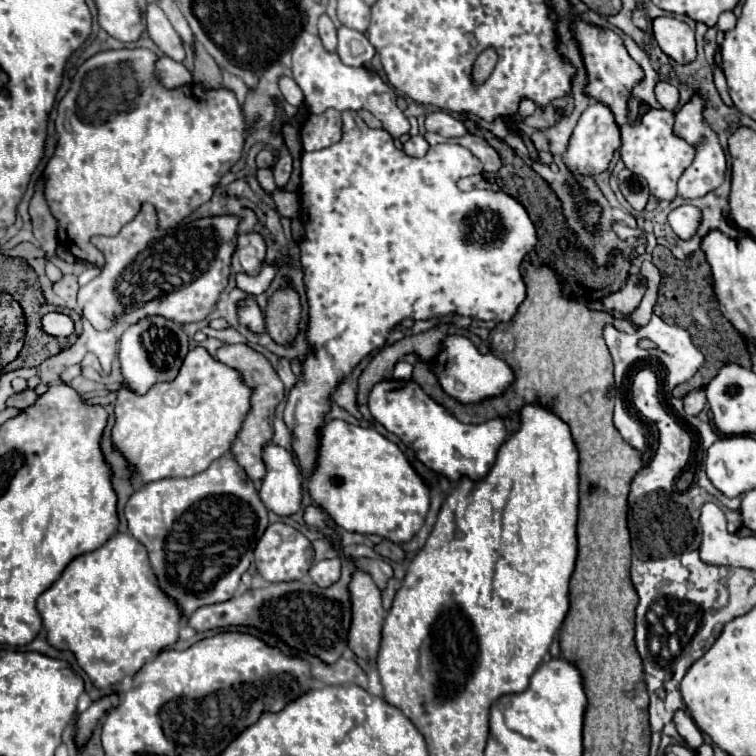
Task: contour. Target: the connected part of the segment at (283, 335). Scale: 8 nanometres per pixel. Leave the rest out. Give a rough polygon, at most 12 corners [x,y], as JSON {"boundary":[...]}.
{"boundary":[[276,292],[266,308],[270,336],[288,344],[300,320],[298,294]]}

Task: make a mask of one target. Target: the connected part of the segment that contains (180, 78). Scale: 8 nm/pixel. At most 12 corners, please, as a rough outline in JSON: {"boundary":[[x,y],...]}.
{"boundary":[[164,56],[156,60],[156,80],[164,88],[186,86],[192,74]]}

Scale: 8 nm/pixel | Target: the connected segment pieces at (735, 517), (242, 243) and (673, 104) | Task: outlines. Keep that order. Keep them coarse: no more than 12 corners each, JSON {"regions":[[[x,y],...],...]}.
{"regions":[[[722,506],[728,518],[728,530],[738,532],[742,526],[740,510],[730,510]],[[238,236],[232,272],[258,274],[264,264],[264,238]],[[658,82],[656,100],[666,110],[678,108],[678,90],[670,82]]]}

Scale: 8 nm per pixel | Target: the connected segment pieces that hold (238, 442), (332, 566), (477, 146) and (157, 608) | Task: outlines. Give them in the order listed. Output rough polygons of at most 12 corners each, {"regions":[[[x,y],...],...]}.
{"regions":[[[226,344],[216,358],[244,374],[252,410],[232,454],[252,480],[264,478],[262,450],[284,384],[264,354]],[[340,558],[314,564],[308,574],[320,588],[340,580]],[[468,132],[454,142],[484,164],[484,172],[502,168],[498,152],[482,136]],[[116,534],[40,594],[48,642],[96,688],[138,674],[188,618]]]}

